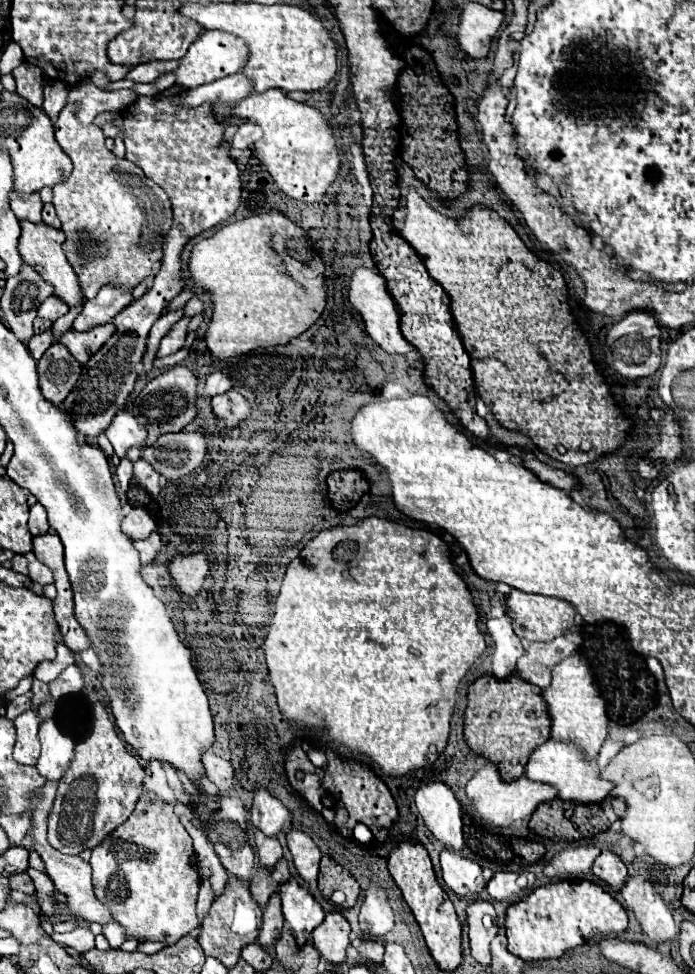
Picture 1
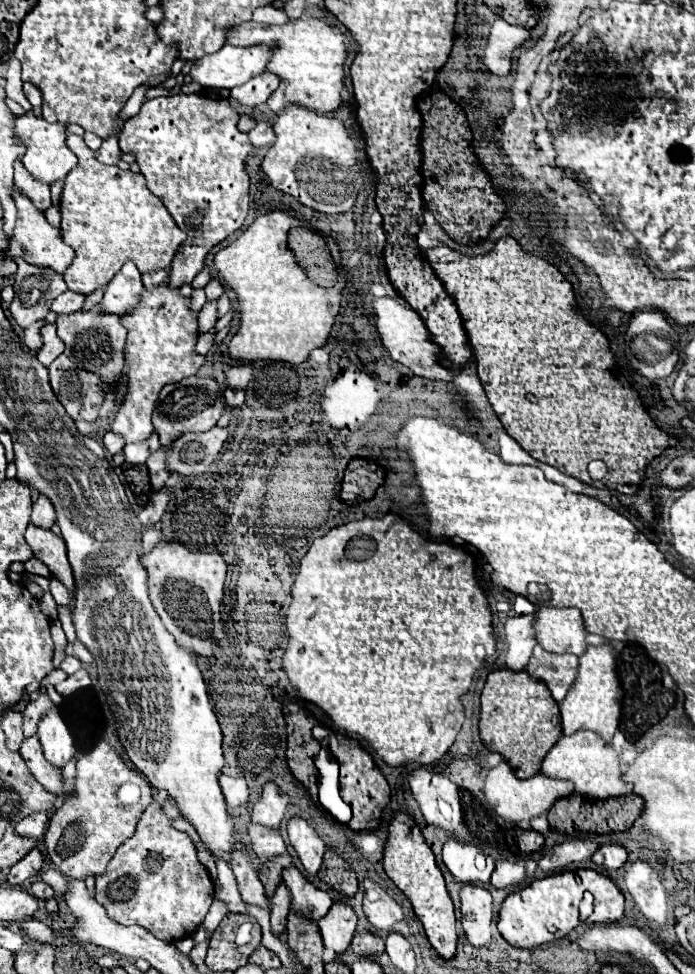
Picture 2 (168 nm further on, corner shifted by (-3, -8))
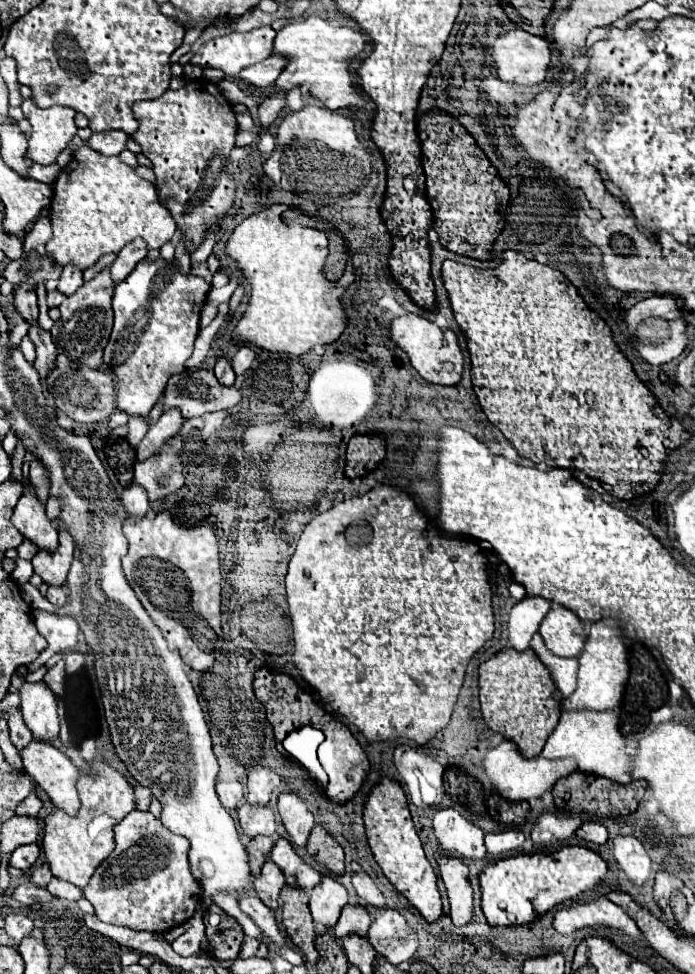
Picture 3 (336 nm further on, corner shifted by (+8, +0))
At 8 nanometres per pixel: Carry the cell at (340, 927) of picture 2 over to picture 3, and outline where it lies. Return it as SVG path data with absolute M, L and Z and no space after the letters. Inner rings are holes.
M324 876L322 882L310 894L310 912L314 924L324 924L326 928L332 928L338 922L342 908L346 904L348 904L346 888L336 878Z

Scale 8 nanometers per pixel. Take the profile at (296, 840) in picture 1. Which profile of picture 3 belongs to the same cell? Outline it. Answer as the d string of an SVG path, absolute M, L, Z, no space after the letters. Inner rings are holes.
M282 794L278 798L278 814L282 818L286 832L290 834L290 840L296 846L304 848L310 830L316 826L314 816L308 812L306 804L296 794Z

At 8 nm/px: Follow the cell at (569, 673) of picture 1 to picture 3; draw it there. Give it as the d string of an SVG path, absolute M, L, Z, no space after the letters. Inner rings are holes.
M600 620L590 626L588 636L586 636L586 644L584 644L582 654L578 656L578 662L580 662L578 686L568 698L562 700L562 710L604 712L604 710L616 708L622 698L624 684L626 684L628 672L630 672L628 652L622 642L622 634L620 634L616 620Z

